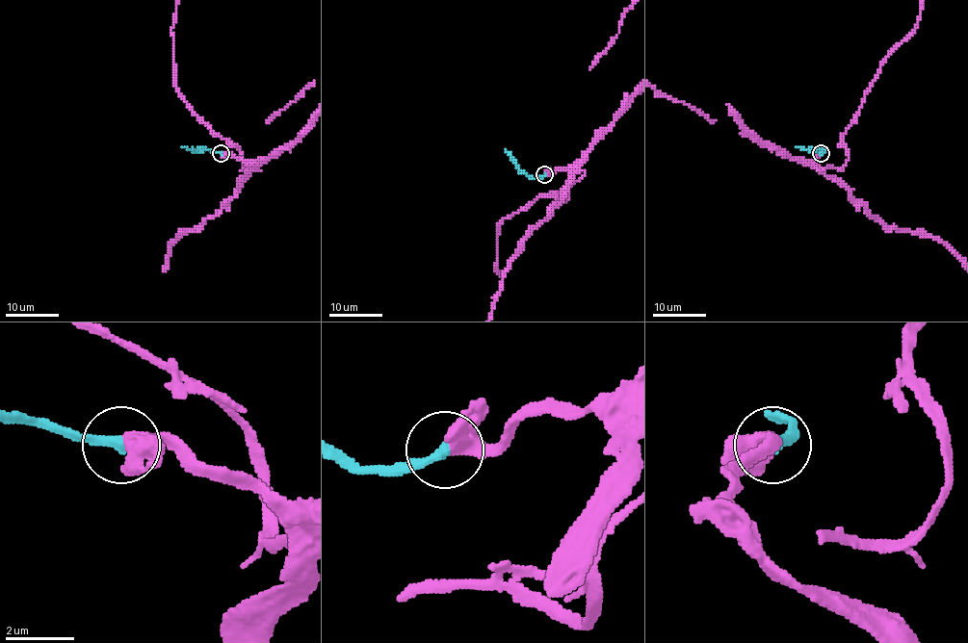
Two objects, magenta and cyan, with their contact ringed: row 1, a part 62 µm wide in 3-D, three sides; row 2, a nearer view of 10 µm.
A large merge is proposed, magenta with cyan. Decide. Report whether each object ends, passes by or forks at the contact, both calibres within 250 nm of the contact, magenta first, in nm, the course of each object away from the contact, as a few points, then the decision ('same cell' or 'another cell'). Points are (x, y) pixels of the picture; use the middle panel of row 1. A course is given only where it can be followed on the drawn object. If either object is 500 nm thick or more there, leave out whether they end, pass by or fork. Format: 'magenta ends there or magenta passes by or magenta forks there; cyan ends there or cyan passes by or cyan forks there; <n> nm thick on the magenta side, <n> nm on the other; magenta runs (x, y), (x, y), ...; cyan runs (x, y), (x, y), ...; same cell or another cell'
magenta passes by; cyan ends there; 440 nm thick on the magenta side, 300 nm on the other; cyan runs (544, 175), (530, 177), (517, 168), (506, 150); same cell

